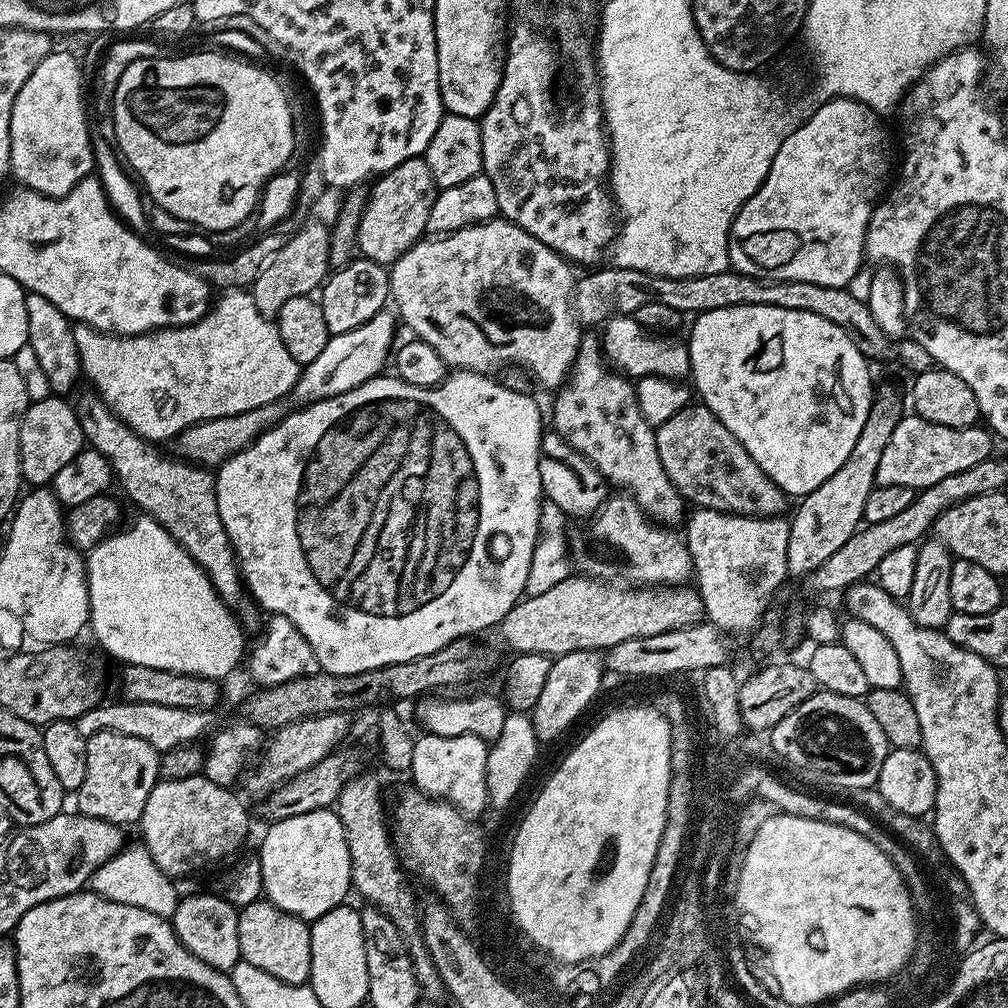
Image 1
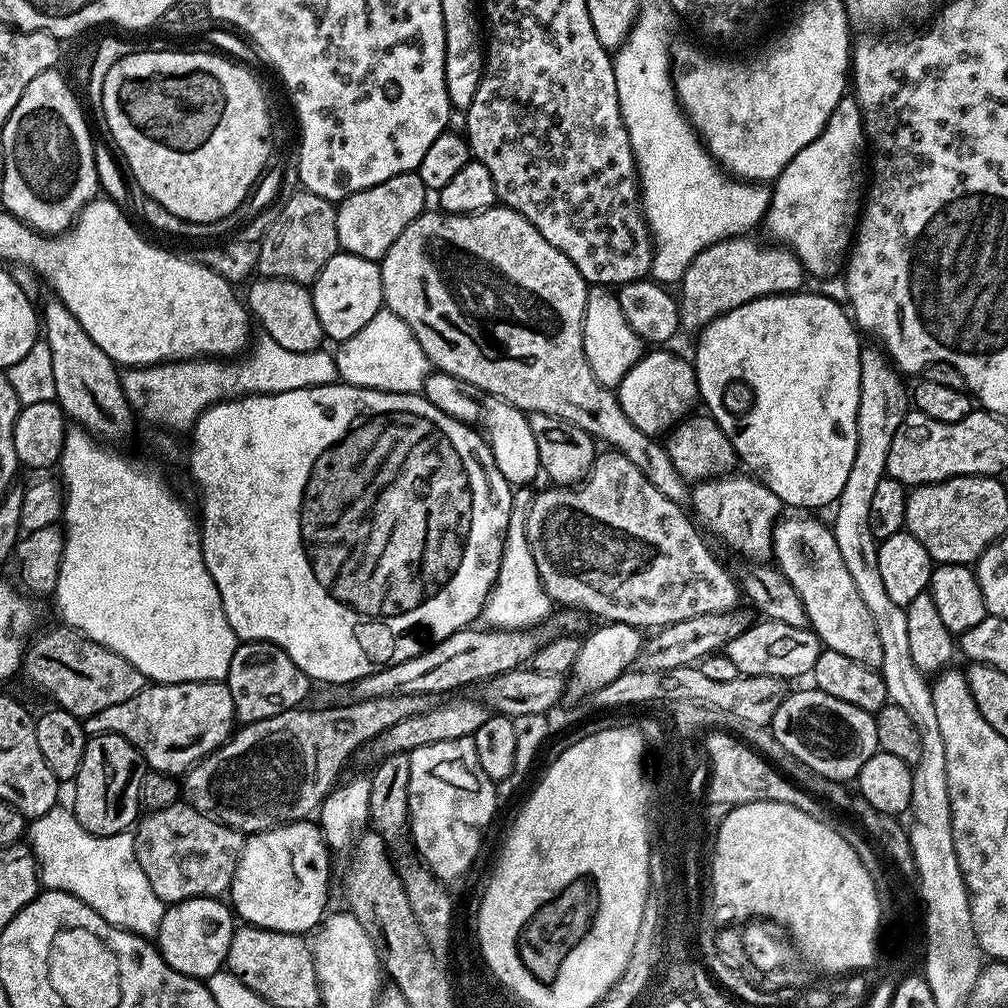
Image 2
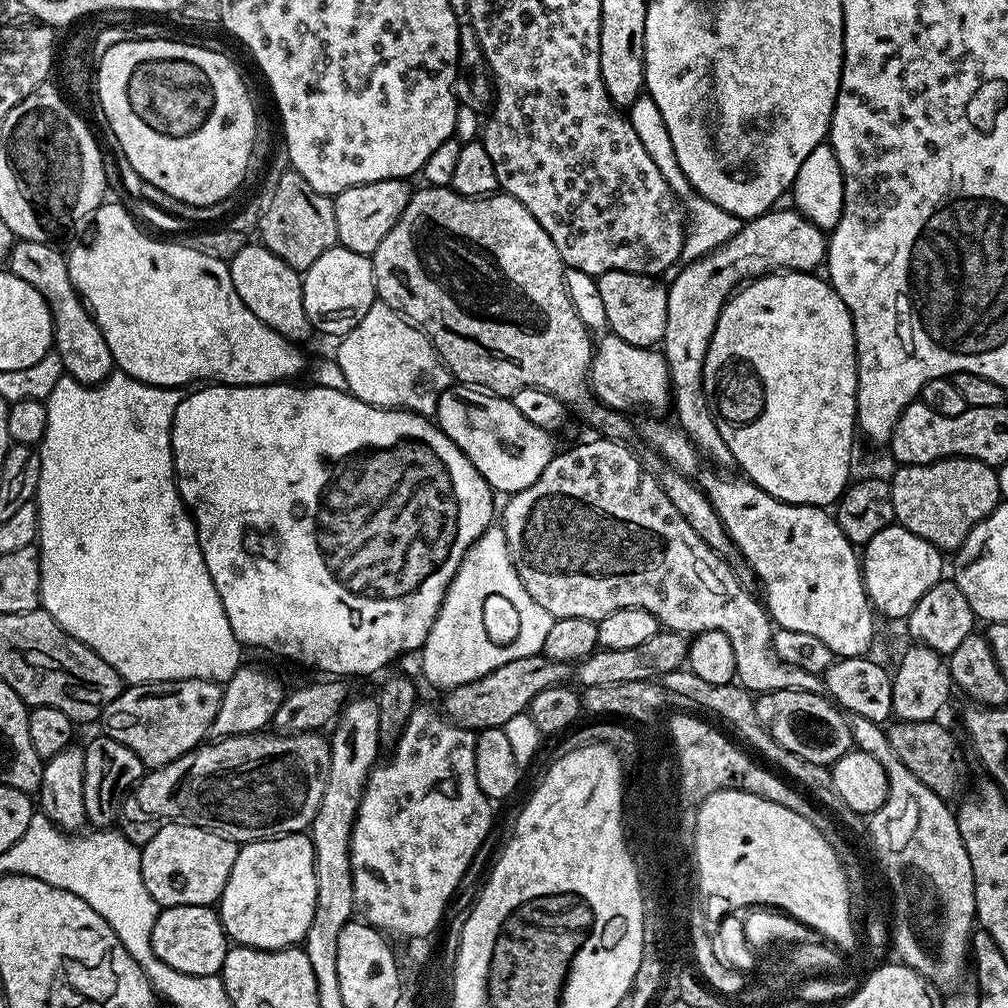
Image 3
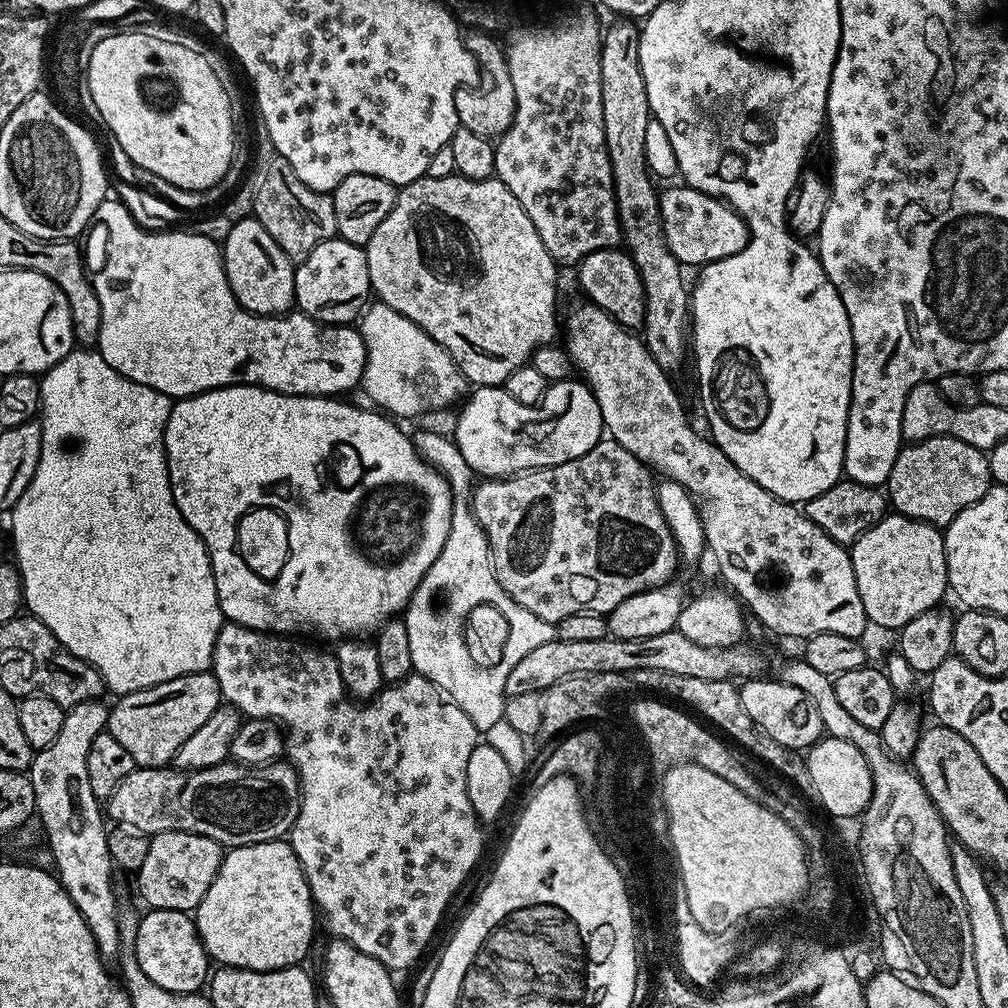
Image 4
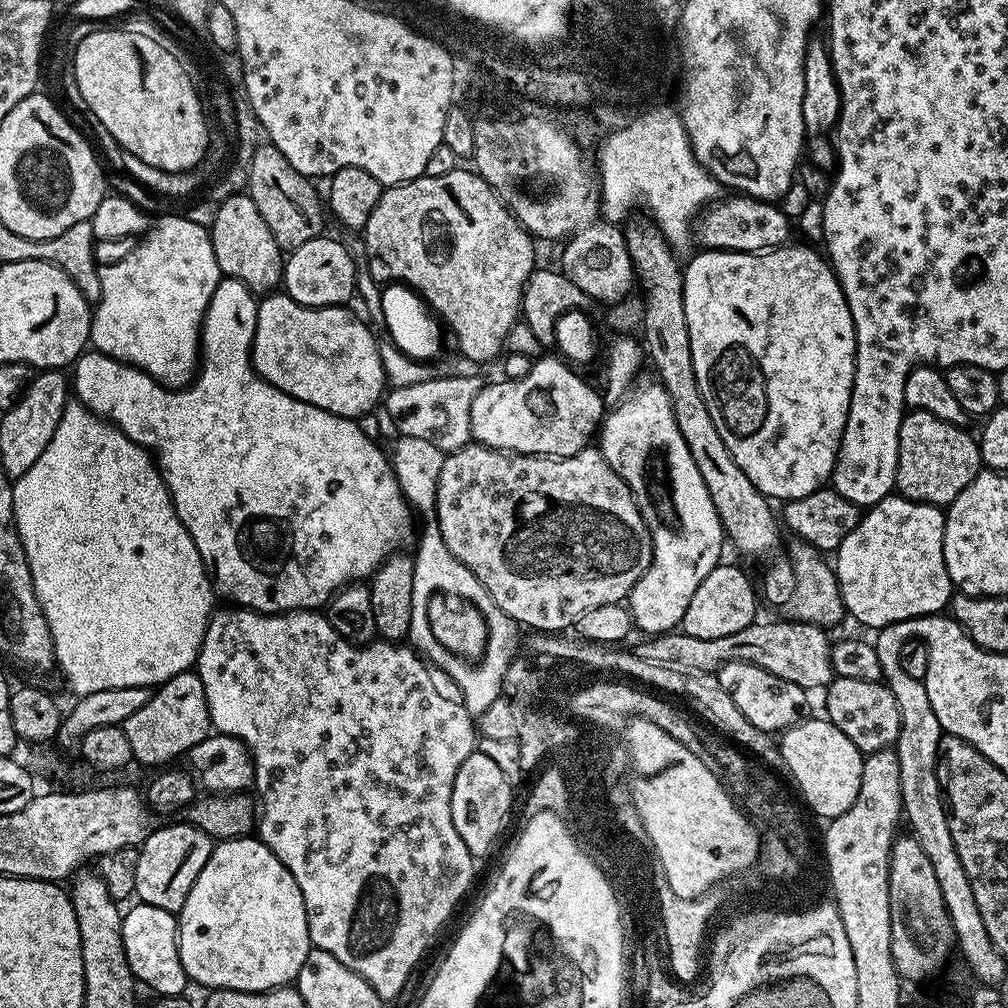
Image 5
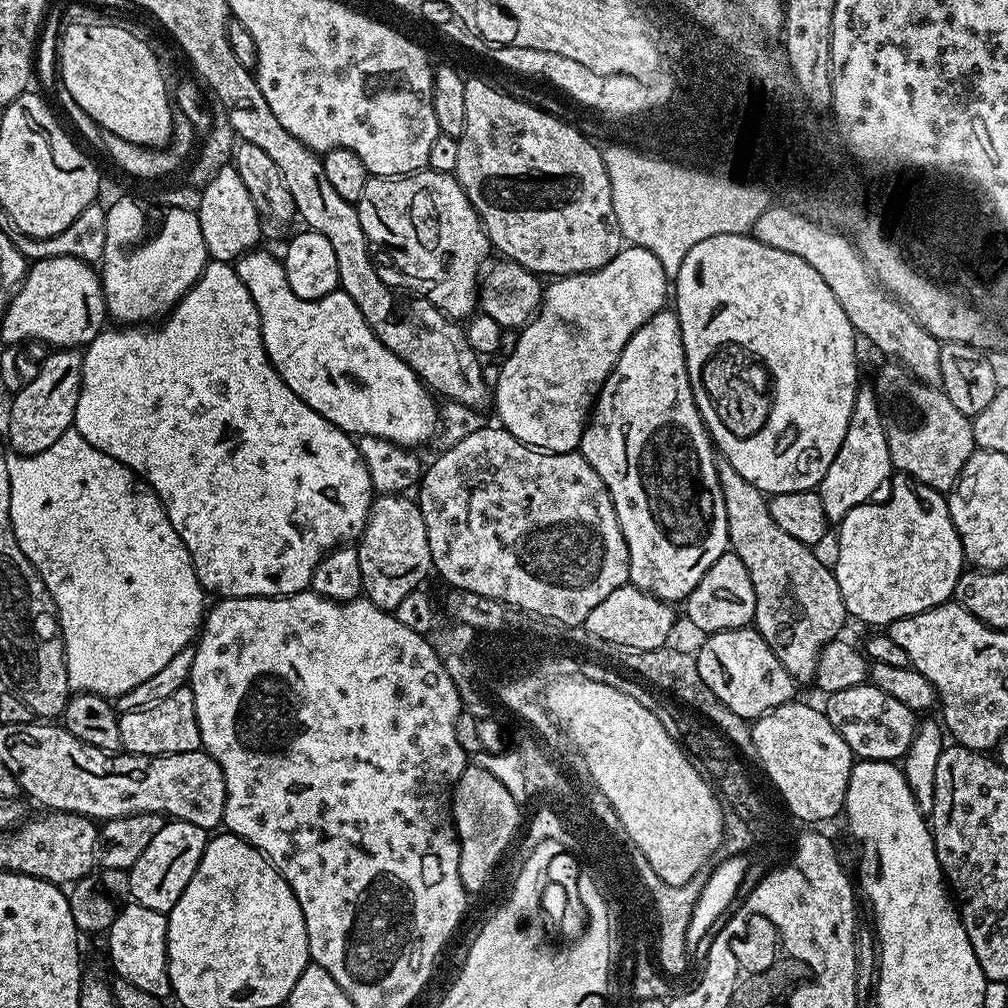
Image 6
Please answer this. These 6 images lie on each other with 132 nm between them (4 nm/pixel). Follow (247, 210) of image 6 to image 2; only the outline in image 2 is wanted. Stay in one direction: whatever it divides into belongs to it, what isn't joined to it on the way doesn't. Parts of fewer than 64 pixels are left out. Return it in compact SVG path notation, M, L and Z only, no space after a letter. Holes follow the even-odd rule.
M265 276L253 279L248 286L246 307L254 317L255 323L257 320L264 327L261 328L263 335L274 338L278 346L286 346L286 350L295 352L314 352L323 345L320 343L325 343L322 322L318 322L311 291L305 285Z

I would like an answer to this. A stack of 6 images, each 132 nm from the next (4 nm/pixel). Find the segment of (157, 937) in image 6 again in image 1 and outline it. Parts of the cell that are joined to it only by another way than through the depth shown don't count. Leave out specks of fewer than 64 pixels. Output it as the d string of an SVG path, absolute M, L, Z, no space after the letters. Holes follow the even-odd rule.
M196 892L177 903L170 923L182 946L186 946L194 958L202 958L202 962L214 966L220 972L231 973L233 966L241 960L238 946L239 917L237 905L225 900L223 895L211 896L208 892Z

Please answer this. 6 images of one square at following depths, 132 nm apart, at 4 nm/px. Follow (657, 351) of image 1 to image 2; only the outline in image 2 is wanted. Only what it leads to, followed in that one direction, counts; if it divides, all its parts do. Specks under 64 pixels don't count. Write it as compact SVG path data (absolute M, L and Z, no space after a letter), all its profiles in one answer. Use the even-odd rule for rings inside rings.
M589 287L584 315L584 349L594 378L598 378L602 387L611 389L622 382L627 371L646 353L644 340L630 330L630 322L626 322L626 314L622 314L619 295L611 287Z

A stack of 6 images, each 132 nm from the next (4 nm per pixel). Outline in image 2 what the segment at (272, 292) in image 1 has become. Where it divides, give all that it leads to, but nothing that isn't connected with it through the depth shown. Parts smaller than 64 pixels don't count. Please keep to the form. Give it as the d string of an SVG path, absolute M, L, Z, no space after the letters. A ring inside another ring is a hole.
M303 190L292 192L286 200L288 201L281 206L280 213L271 217L264 237L259 242L256 272L261 277L269 276L308 286L318 278L322 266L326 266L326 262L330 262L330 258L334 258L334 254L341 251L338 242L338 222L336 221L337 205L326 198L318 198L318 194Z

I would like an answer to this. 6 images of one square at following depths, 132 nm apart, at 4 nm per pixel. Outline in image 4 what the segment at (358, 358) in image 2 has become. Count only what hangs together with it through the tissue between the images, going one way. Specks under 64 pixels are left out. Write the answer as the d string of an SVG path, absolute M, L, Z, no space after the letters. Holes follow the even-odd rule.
M373 301L363 312L358 322L358 331L366 346L366 366L363 370L361 387L367 396L381 411L402 418L420 418L423 414L436 409L451 407L454 401L463 399L468 392L469 383L465 376L457 370L456 363L449 352L440 343L430 338L418 325L410 322L402 314L398 314L390 306L380 301Z

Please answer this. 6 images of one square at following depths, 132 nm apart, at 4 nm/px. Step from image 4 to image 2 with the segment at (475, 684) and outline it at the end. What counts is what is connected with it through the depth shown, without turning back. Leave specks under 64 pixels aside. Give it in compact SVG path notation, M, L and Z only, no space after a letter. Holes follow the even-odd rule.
M513 511L508 529L504 535L504 553L500 559L500 569L488 601L484 604L482 620L489 629L510 628L513 630L528 630L538 622L544 622L549 616L544 612L544 587L540 581L538 568L534 566L534 556L530 554L530 544L526 534L527 511Z

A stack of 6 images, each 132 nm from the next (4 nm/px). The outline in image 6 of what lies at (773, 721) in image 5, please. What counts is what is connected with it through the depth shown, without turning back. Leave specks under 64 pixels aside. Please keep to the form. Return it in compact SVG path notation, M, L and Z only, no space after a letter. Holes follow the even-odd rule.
M755 627L722 630L705 635L702 641L704 645L694 652L698 674L702 674L702 682L706 682L706 686L710 686L713 694L734 714L752 722L778 706L793 703L797 681L793 680L786 666L778 662L774 650L770 650Z

